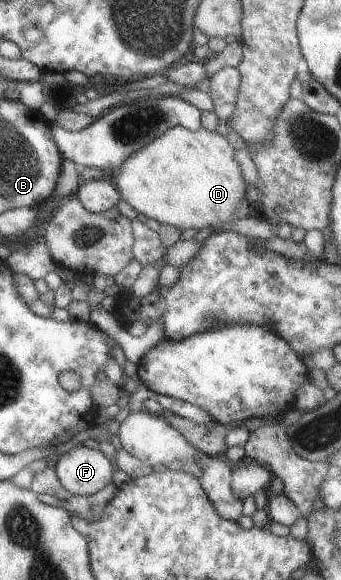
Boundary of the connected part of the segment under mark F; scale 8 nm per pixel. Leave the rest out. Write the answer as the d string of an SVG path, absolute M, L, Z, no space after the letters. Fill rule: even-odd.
M78 446L72 452L63 455L54 465L54 471L62 487L72 496L91 496L112 484L112 473L117 468L114 460L106 457L100 450Z

